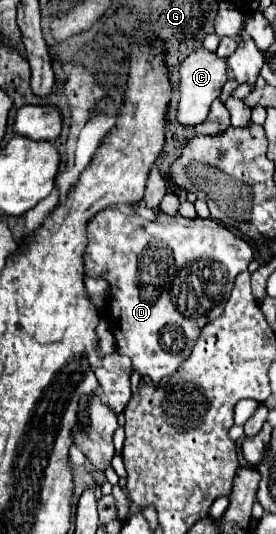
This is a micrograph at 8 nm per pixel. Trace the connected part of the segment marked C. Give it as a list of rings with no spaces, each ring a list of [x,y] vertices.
[[[197,49],[191,53],[179,67],[179,105],[177,105],[177,121],[181,125],[197,125],[203,123],[213,99],[221,95],[221,89],[227,81],[227,61],[219,59],[215,53],[205,49]]]

